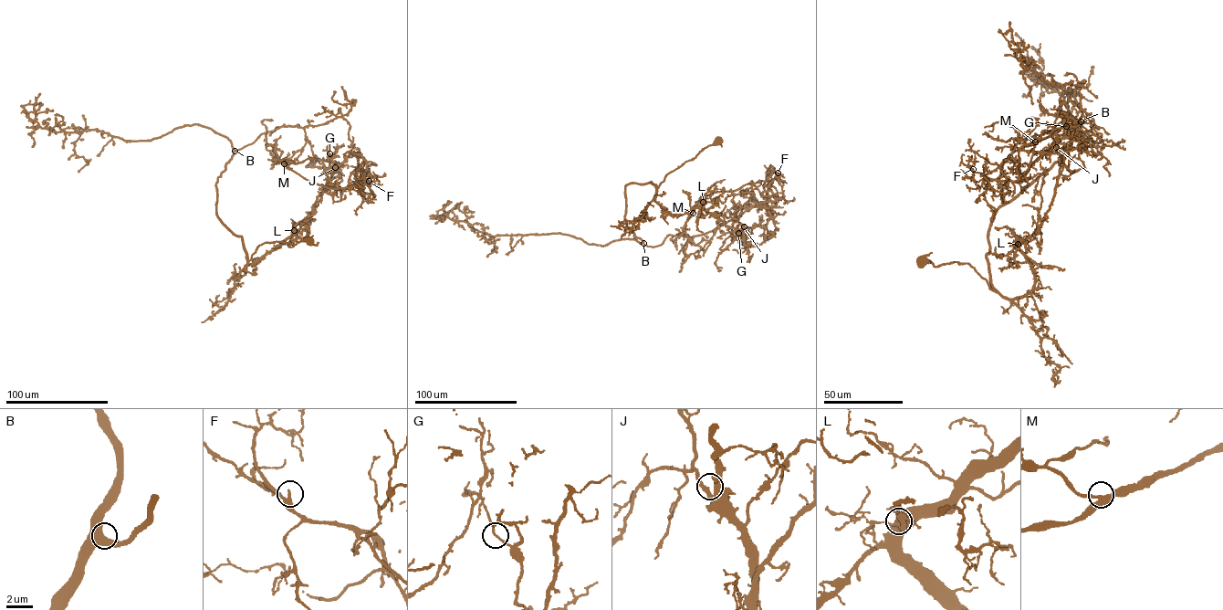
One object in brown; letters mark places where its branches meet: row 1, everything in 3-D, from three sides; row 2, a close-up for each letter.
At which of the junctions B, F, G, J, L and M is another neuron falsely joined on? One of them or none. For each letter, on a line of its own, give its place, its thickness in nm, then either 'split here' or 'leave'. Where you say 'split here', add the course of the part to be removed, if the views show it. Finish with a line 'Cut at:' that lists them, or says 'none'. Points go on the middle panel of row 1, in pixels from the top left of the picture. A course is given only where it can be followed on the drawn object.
B: (643, 243) | 480 nm | leave
F: (778, 173) | 360 nm | leave
G: (738, 233) | 150 nm | split here | (738, 233), (731, 227), (750, 198), (750, 184), (701, 199), (684, 231), (674, 243), (670, 240), (679, 232)
J: (744, 226) | 320 nm | leave
L: (703, 202) | 360 nm | leave
M: (693, 213) | 340 nm | leave
Cut at: G

